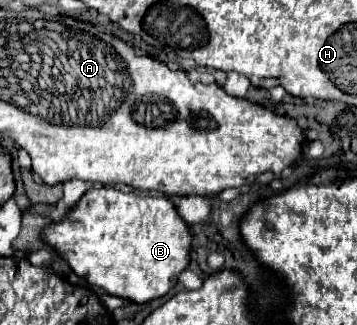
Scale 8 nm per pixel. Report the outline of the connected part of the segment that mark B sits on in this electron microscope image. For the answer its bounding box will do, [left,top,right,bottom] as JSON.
[43,187,193,303]

